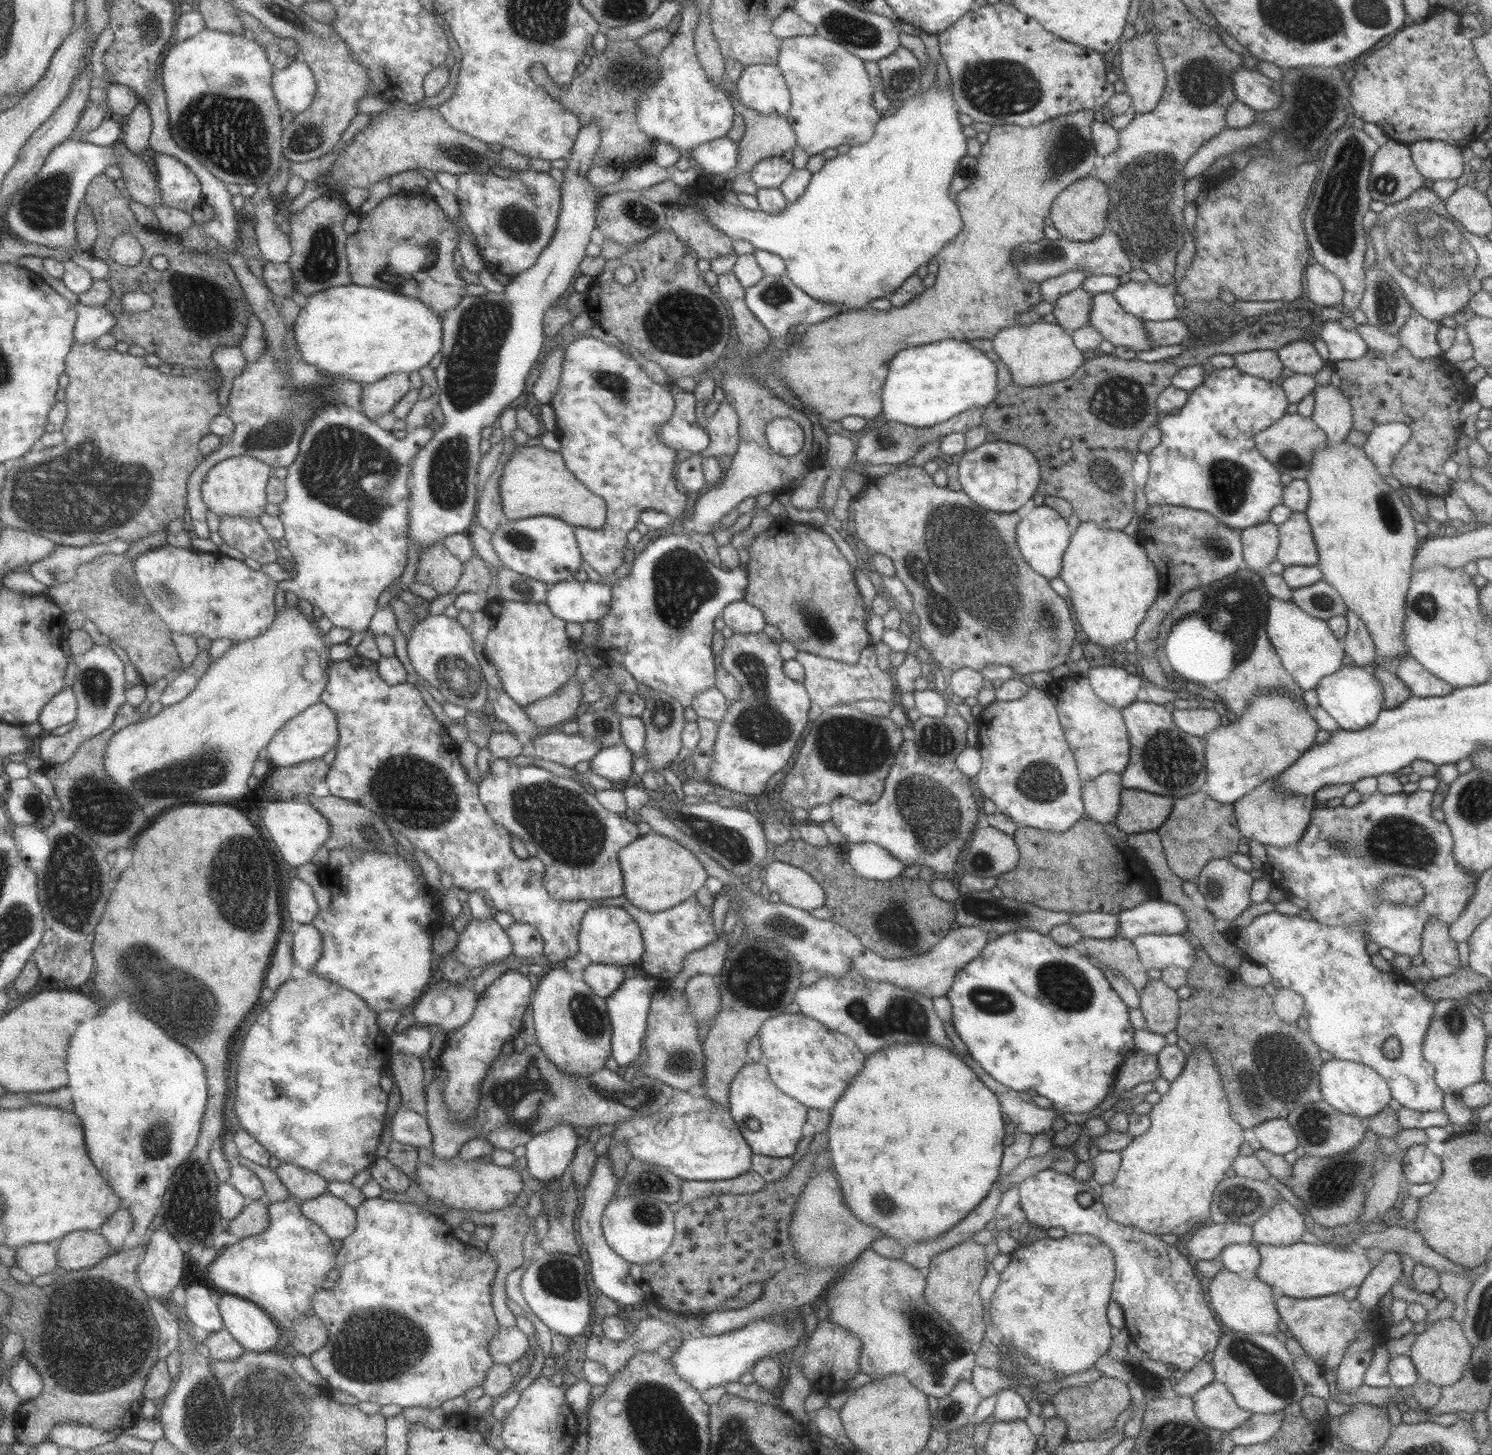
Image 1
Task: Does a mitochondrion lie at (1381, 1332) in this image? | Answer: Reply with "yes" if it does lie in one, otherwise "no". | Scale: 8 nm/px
no

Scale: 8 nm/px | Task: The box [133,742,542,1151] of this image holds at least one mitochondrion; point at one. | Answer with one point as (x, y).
(413, 792)

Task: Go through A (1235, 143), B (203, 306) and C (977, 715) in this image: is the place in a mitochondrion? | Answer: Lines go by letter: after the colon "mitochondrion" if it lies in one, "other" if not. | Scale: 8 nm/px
A: other
B: mitochondrion
C: other

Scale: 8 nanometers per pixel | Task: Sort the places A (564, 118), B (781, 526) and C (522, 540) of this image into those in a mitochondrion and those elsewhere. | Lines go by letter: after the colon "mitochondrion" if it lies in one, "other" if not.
A: other
B: other
C: mitochondrion

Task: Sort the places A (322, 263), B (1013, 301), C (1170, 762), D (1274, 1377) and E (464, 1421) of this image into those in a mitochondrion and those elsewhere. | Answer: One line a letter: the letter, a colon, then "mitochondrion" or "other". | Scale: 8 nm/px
A: mitochondrion
B: other
C: mitochondrion
D: mitochondrion
E: other

